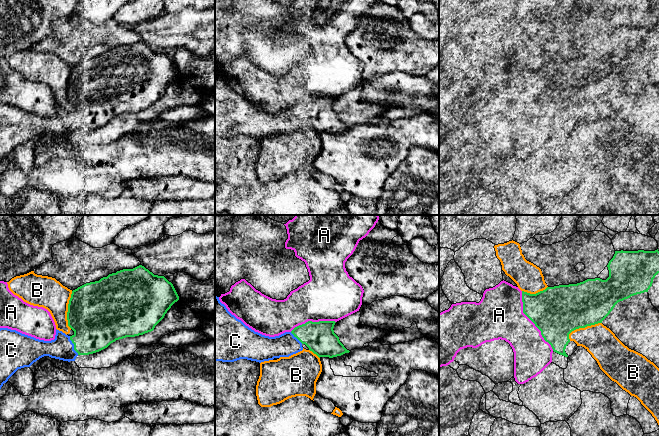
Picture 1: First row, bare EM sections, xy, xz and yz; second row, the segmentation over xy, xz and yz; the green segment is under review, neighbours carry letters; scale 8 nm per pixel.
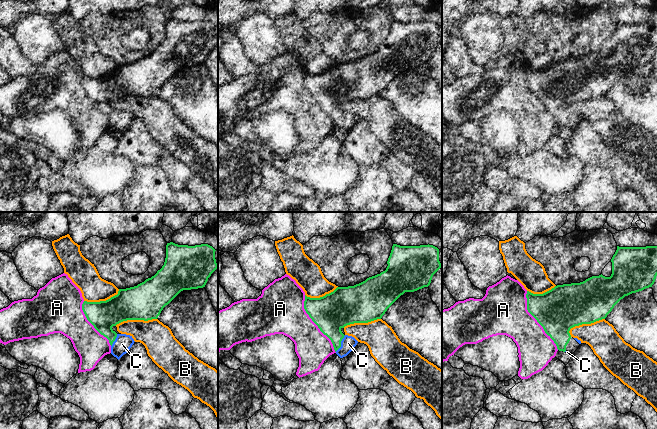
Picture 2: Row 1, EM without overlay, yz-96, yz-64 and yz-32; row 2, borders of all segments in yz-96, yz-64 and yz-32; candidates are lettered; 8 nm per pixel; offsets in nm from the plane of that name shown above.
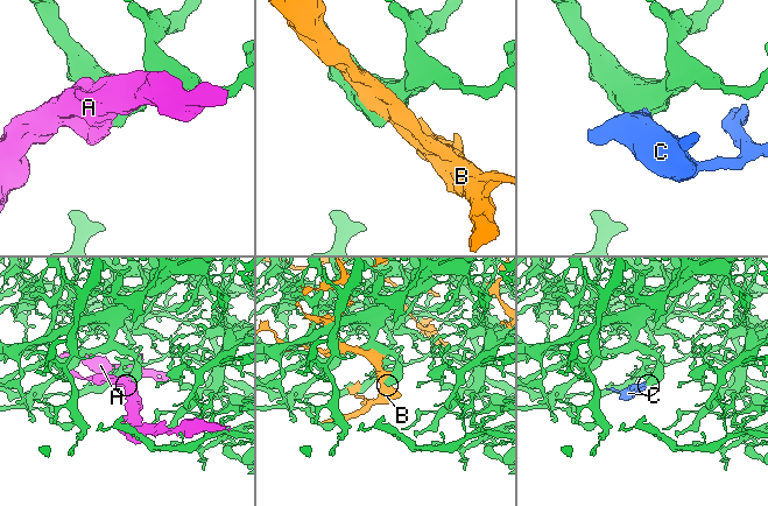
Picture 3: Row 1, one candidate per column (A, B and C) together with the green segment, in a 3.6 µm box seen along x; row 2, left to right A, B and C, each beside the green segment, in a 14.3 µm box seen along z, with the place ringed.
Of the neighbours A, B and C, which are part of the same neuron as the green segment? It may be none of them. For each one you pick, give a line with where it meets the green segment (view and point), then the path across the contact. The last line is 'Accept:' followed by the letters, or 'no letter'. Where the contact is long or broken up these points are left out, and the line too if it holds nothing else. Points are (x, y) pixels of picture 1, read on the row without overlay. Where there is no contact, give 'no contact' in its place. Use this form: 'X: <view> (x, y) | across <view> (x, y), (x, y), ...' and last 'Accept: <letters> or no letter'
C: xy (74, 121)
Accept: C

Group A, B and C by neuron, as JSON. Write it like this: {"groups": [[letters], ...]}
{"groups": [["A"], ["B"], ["C"]]}

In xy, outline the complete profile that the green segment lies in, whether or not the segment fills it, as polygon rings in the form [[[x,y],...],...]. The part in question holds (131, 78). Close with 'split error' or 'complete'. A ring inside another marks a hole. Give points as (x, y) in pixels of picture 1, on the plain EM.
[[[142,41],[86,59],[73,66],[69,76],[67,96],[74,107],[72,112],[56,105],[55,115],[44,117],[16,106],[0,104],[0,165],[18,145],[30,143],[44,132],[75,137],[78,131],[99,128],[116,116],[151,108],[178,76],[171,58],[164,52],[154,51]]] | split error

